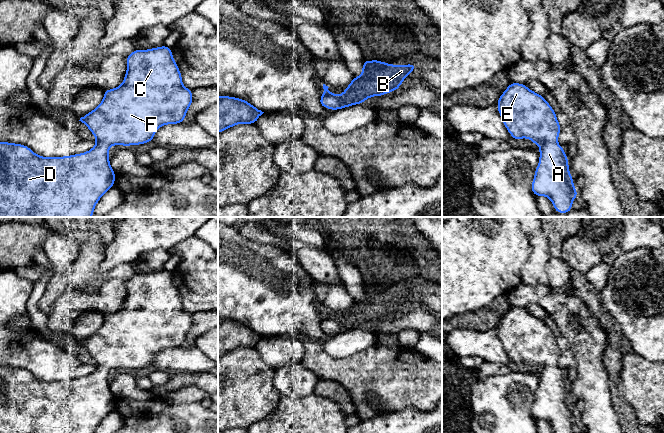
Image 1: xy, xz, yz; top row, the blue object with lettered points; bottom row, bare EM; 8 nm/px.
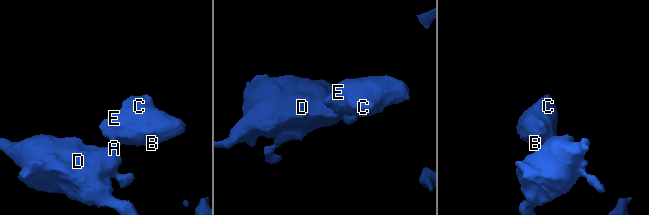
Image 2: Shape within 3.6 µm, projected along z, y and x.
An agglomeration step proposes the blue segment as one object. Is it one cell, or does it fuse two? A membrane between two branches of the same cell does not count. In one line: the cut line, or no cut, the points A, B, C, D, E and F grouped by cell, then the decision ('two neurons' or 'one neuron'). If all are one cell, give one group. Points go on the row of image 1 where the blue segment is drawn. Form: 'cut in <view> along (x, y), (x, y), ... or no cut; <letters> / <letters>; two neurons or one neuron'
no cut; A B C D E F; one neuron

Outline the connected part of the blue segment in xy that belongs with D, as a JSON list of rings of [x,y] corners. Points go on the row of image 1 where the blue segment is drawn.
[[[163,45],[147,50],[135,49],[126,57],[126,64],[123,83],[103,91],[103,101],[79,120],[96,138],[96,144],[91,150],[48,158],[37,155],[26,145],[0,142],[0,217],[91,217],[100,198],[115,185],[116,174],[109,163],[109,148],[112,145],[131,146],[153,142],[159,127],[185,120],[193,102],[193,90],[183,86],[181,72],[173,59],[171,48]]]

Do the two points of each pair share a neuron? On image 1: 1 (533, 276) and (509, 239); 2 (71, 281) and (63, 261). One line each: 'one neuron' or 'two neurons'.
1: two neurons
2: two neurons

